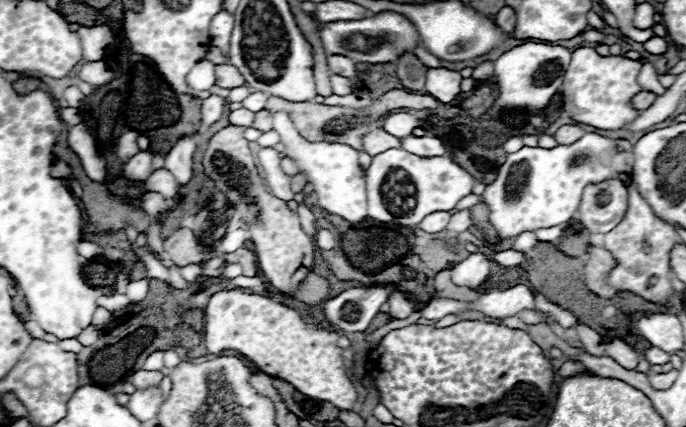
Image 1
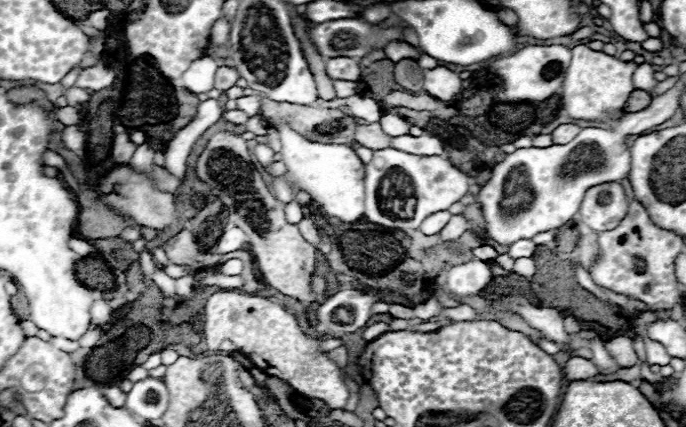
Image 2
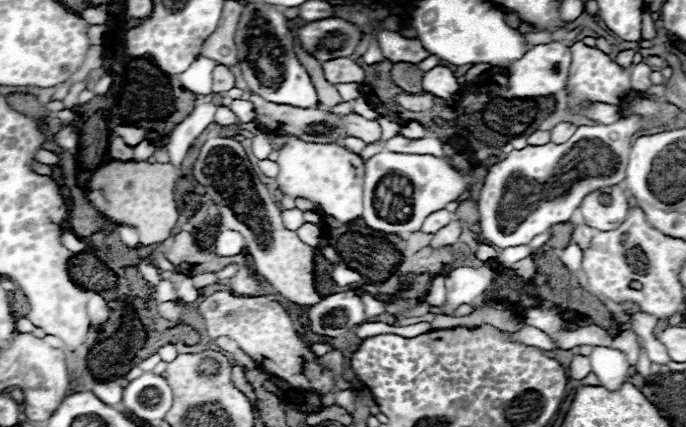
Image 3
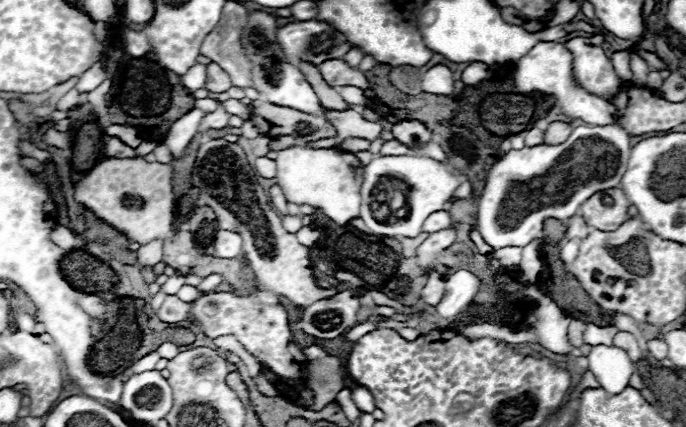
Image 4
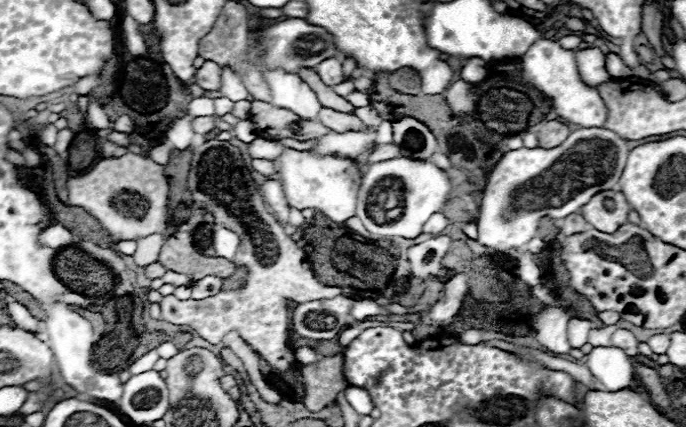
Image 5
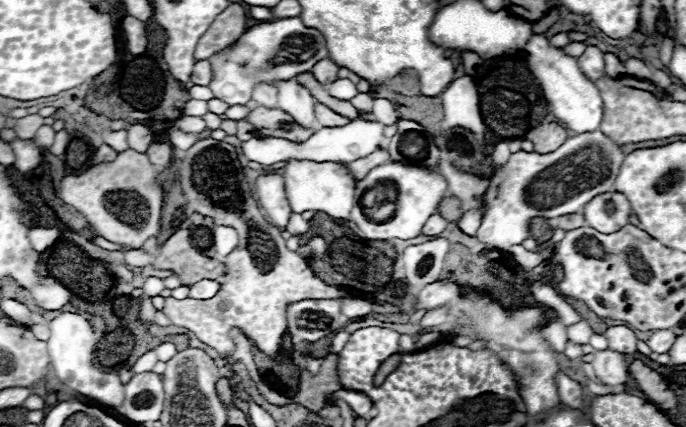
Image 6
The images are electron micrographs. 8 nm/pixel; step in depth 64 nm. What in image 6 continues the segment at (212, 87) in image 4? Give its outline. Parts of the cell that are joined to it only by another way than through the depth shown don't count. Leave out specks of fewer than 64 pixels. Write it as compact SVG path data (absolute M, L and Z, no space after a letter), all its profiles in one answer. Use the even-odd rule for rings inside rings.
M208 60L196 62L194 70L192 70L192 76L190 76L190 82L198 84L198 86L208 86L210 78L212 78L212 68L210 68Z

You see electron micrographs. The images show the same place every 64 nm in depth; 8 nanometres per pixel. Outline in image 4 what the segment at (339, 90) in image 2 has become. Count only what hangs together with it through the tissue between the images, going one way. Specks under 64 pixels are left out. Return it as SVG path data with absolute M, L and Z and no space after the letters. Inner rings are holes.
M344 86L344 88L340 88L340 96L342 96L348 104L352 104L352 106L364 106L364 104L366 104L364 92L362 92L360 88L356 88L356 86Z

